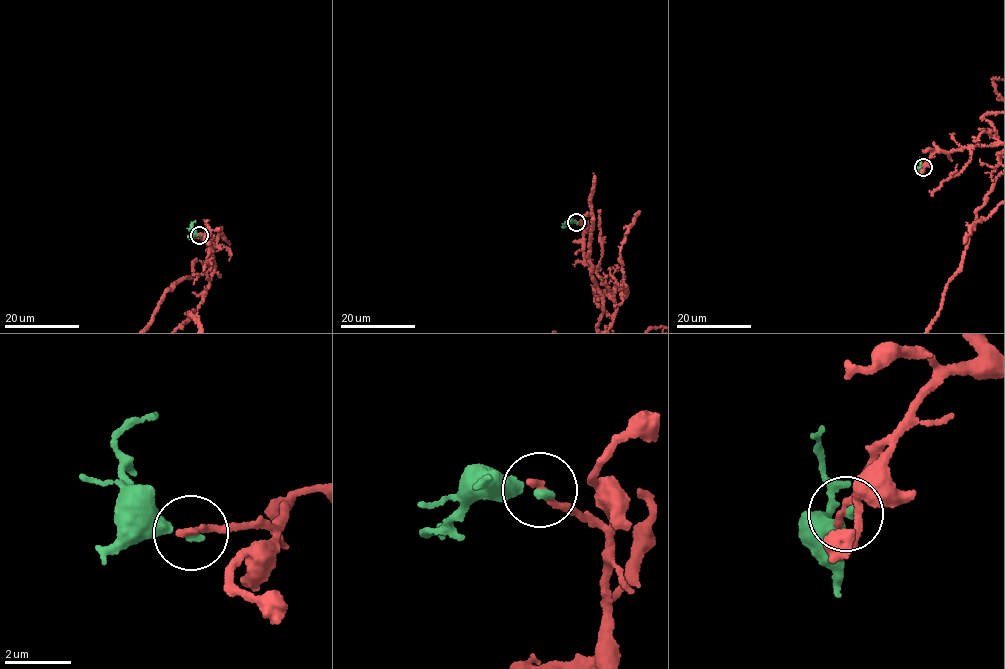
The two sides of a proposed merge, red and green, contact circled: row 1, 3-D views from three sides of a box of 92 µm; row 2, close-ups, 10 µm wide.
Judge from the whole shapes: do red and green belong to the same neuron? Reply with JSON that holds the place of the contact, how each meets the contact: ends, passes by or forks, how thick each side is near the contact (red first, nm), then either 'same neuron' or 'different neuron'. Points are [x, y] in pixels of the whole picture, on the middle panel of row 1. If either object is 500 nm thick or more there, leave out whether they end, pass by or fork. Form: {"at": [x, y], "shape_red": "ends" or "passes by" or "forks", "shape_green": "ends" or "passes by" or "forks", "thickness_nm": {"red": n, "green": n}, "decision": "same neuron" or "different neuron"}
{"at": [576, 222], "shape_red": "ends", "shape_green": "ends", "thickness_nm": {"red": 200, "green": 280}, "decision": "different neuron"}

